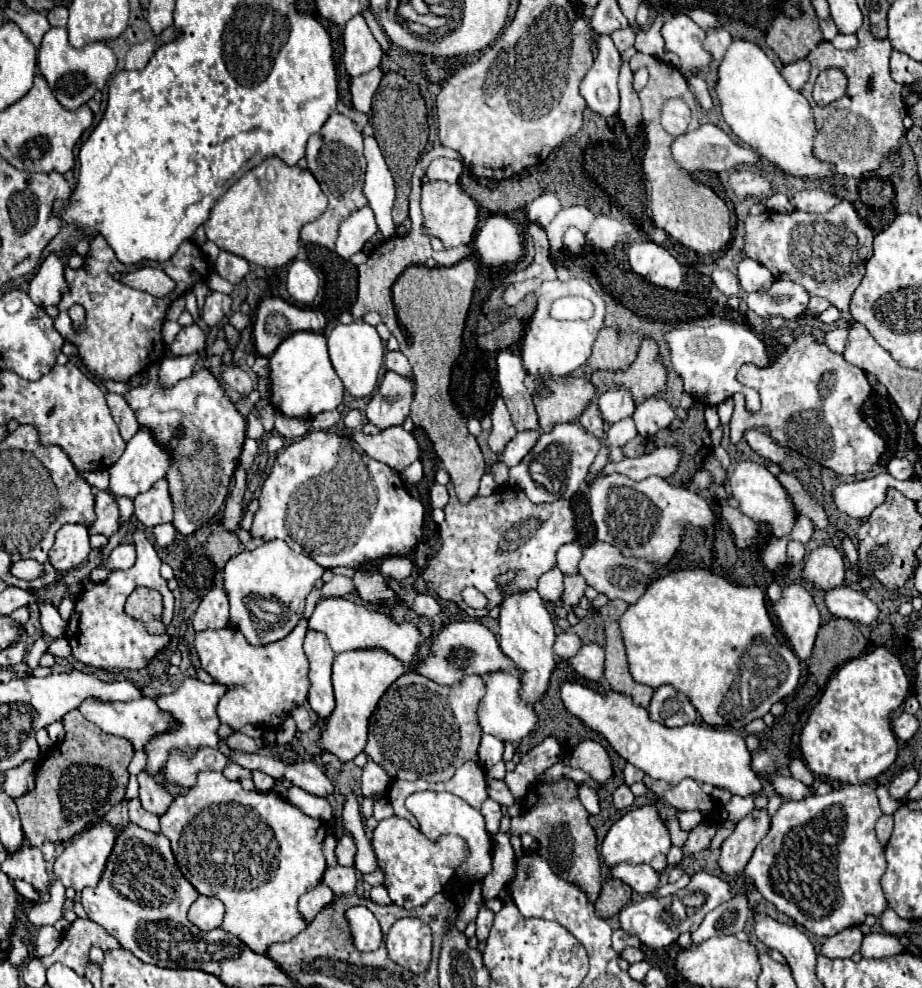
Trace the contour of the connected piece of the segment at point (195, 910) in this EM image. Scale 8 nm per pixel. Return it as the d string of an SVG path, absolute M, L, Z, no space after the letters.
M198 896L188 912L188 918L204 932L214 930L224 918L224 904L212 896Z

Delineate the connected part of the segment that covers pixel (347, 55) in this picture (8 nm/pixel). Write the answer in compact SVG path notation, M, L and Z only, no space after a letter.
M362 14L354 16L344 28L344 66L346 72L356 78L380 66L384 52L372 36Z

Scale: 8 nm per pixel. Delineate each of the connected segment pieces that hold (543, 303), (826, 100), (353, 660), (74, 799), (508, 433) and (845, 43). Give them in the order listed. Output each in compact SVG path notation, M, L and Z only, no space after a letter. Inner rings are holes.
M572 278L570 282L544 282L538 290L536 312L530 318L530 328L526 328L522 342L522 360L528 374L550 374L550 376L566 376L576 372L576 368L584 366L592 354L592 344L598 336L598 330L604 326L604 300L598 296L586 280ZM560 296L584 296L594 304L594 314L588 320L556 320L550 316L550 306Z
M824 70L818 74L816 84L814 84L814 100L818 106L828 106L844 96L844 90L848 86L848 78L844 78L842 70Z
M350 650L338 654L332 666L336 708L324 720L322 732L318 736L320 750L336 754L342 762L350 762L358 752L362 752L368 738L368 720L378 700L388 690L388 686L406 670L406 666L402 666L394 656L386 654L384 650Z
M78 710L68 712L62 718L62 724L64 724L66 736L54 750L44 754L42 766L36 774L36 786L30 792L26 792L24 796L14 800L20 810L22 830L24 830L26 840L30 842L30 846L42 846L46 840L70 842L76 834L80 834L84 830L84 826L90 826L96 818L104 818L126 796L126 786L128 786L128 776L130 776L128 762L134 754L132 742L128 742L128 738L104 734L104 730L100 730L96 724L88 722Z
M498 398L496 404L494 404L494 410L492 410L492 432L490 432L490 438L488 438L488 444L490 444L492 452L502 454L504 446L514 436L516 436L516 428L514 428L514 424L510 420L508 408L506 408L504 400Z
M838 34L832 44L840 50L854 50L858 46L858 38L854 34Z

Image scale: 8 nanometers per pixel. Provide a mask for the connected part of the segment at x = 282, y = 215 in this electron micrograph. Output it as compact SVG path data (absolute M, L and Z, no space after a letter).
M270 156L248 170L222 198L218 198L204 222L204 230L206 238L220 250L264 268L278 268L296 258L302 226L316 220L326 206L328 198L308 168L300 168L298 164L288 166L282 158Z

